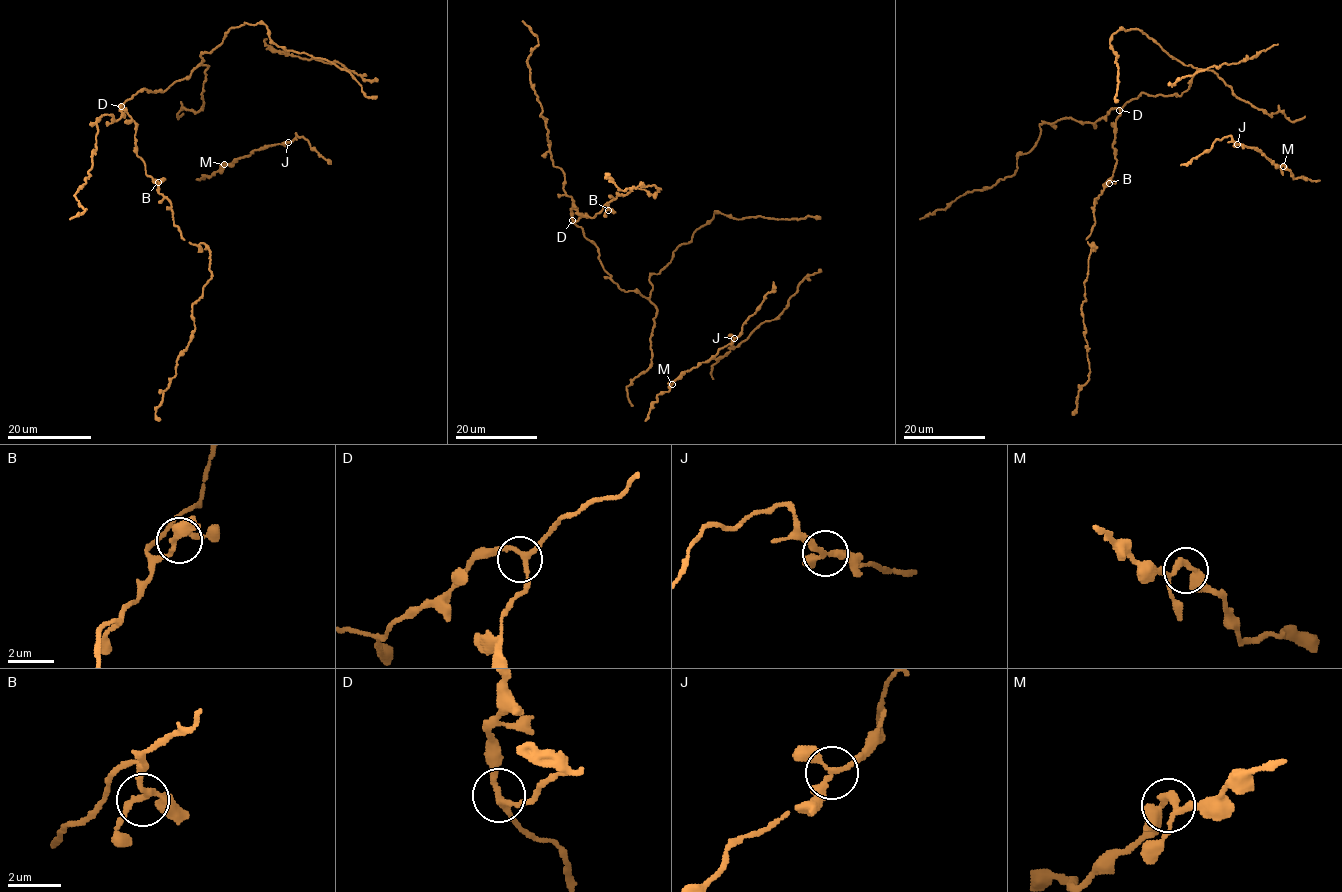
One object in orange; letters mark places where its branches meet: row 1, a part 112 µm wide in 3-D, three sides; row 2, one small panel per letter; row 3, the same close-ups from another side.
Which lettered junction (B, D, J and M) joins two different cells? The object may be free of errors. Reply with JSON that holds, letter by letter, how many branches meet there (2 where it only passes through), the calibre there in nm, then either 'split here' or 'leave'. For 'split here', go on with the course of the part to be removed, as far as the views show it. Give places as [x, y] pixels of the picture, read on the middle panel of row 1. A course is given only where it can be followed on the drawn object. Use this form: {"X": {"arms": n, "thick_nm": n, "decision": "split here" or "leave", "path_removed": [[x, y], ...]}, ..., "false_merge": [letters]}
{"B": {"arms": 3, "thick_nm": 200, "decision": "leave"}, "D": {"arms": 3, "thick_nm": 200, "decision": "leave"}, "J": {"arms": 3, "thick_nm": 240, "decision": "leave"}, "M": {"arms": 3, "thick_nm": 280, "decision": "leave"}, "false_merge": []}

